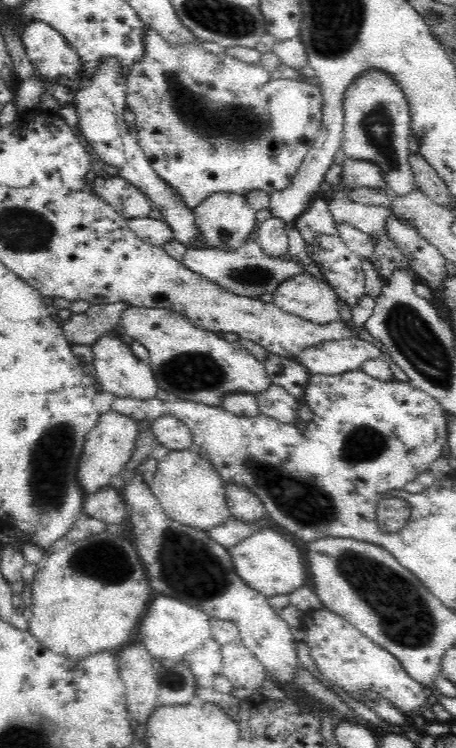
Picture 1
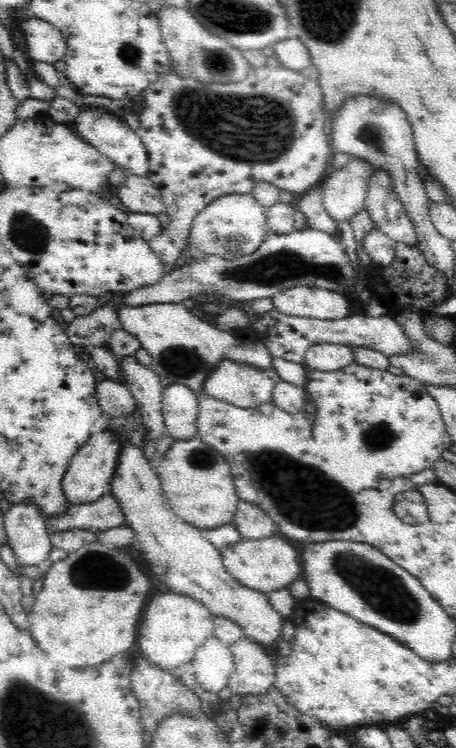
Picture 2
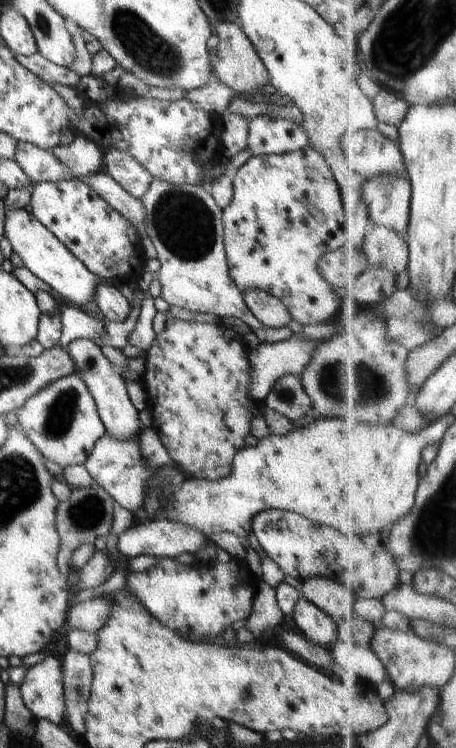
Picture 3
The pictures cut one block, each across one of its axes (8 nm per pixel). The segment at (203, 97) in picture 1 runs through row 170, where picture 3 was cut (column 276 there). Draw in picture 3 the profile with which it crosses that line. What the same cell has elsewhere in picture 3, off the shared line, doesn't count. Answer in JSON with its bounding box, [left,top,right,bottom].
[222,146,357,327]

